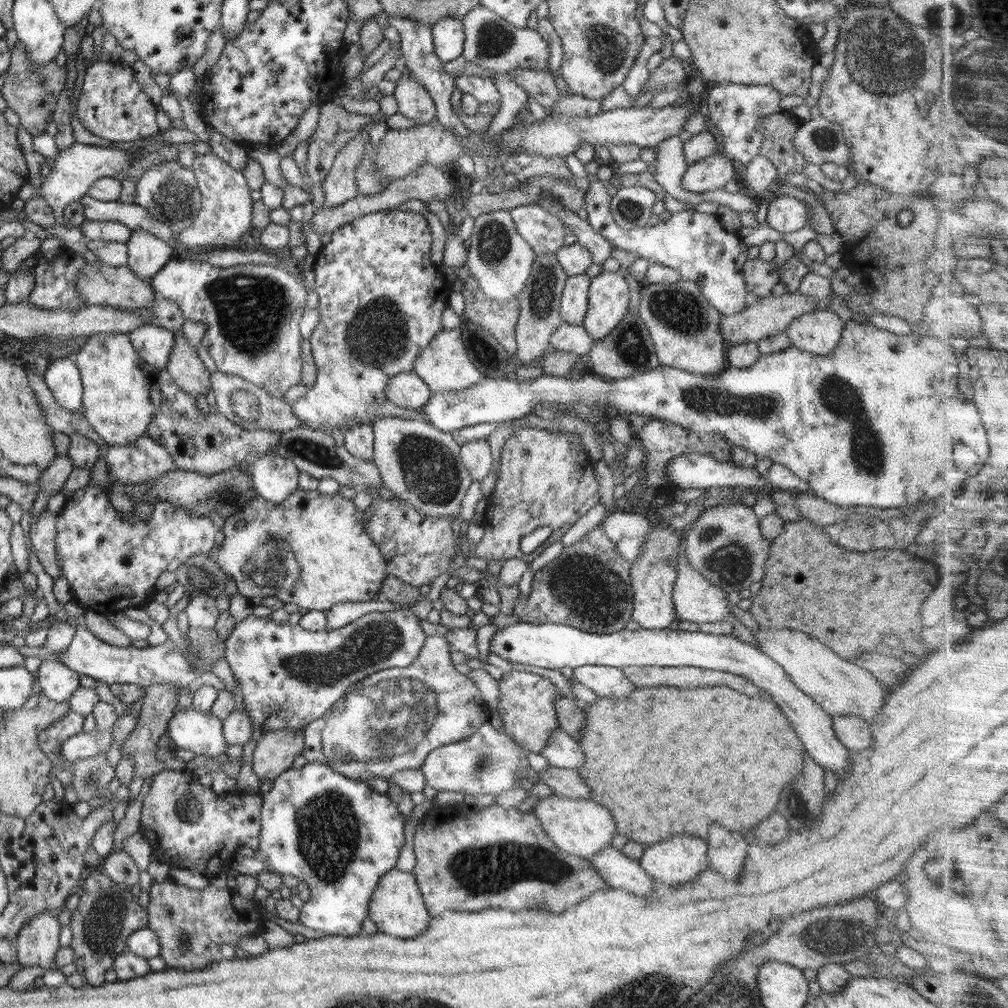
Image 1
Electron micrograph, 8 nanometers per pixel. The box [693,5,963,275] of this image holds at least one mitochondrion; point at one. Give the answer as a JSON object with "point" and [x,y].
{"point":[879,55]}

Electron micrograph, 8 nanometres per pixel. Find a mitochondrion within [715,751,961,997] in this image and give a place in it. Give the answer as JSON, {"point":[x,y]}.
{"point":[817,937]}

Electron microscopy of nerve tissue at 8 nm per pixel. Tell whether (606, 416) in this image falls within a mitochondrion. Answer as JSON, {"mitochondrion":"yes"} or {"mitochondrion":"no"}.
{"mitochondrion":"no"}

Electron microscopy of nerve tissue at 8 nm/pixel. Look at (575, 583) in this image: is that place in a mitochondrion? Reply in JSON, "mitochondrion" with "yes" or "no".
{"mitochondrion":"yes"}

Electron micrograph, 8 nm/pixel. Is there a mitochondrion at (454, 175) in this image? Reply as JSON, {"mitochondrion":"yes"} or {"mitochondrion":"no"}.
{"mitochondrion":"no"}

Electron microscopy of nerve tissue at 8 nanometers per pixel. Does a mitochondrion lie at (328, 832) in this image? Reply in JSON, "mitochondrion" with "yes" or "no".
{"mitochondrion":"yes"}

